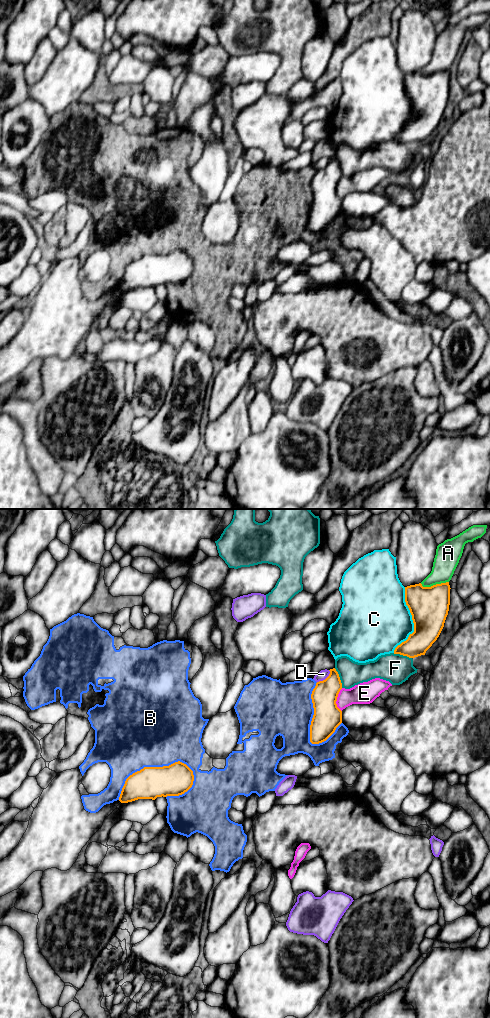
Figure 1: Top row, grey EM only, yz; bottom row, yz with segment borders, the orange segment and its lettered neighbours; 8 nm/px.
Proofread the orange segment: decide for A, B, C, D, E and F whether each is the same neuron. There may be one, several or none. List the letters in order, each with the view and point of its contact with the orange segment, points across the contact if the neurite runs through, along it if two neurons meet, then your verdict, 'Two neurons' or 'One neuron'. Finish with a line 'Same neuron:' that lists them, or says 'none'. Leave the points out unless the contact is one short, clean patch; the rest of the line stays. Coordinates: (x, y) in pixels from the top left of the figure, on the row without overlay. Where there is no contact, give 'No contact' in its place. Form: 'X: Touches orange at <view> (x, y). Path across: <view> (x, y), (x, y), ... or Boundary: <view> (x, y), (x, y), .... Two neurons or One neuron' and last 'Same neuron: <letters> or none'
A: Touches orange at yz (434, 73). Two neurons
B: Touches orange at yz (149, 255). Two neurons
C: Touches orange at yz (413, 109). Two neurons
D: Touches orange at yz (325, 167). Two neurons
E: Touches orange at yz (336, 188). Two neurons
F: Touches orange at yz (339, 166). Two neurons
Same neuron: none

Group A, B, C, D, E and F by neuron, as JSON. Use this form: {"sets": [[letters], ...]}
{"sets": [["A"], ["B"], ["C"], ["D"], ["E"], ["F"]]}

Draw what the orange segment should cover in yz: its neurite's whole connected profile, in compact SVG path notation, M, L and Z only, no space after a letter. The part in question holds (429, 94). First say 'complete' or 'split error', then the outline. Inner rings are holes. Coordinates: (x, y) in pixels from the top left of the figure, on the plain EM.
complete | M449 70L423 75L421 71L405 75L405 90L412 103L414 120L398 133L394 142L409 146L425 143L439 125L450 93Z

